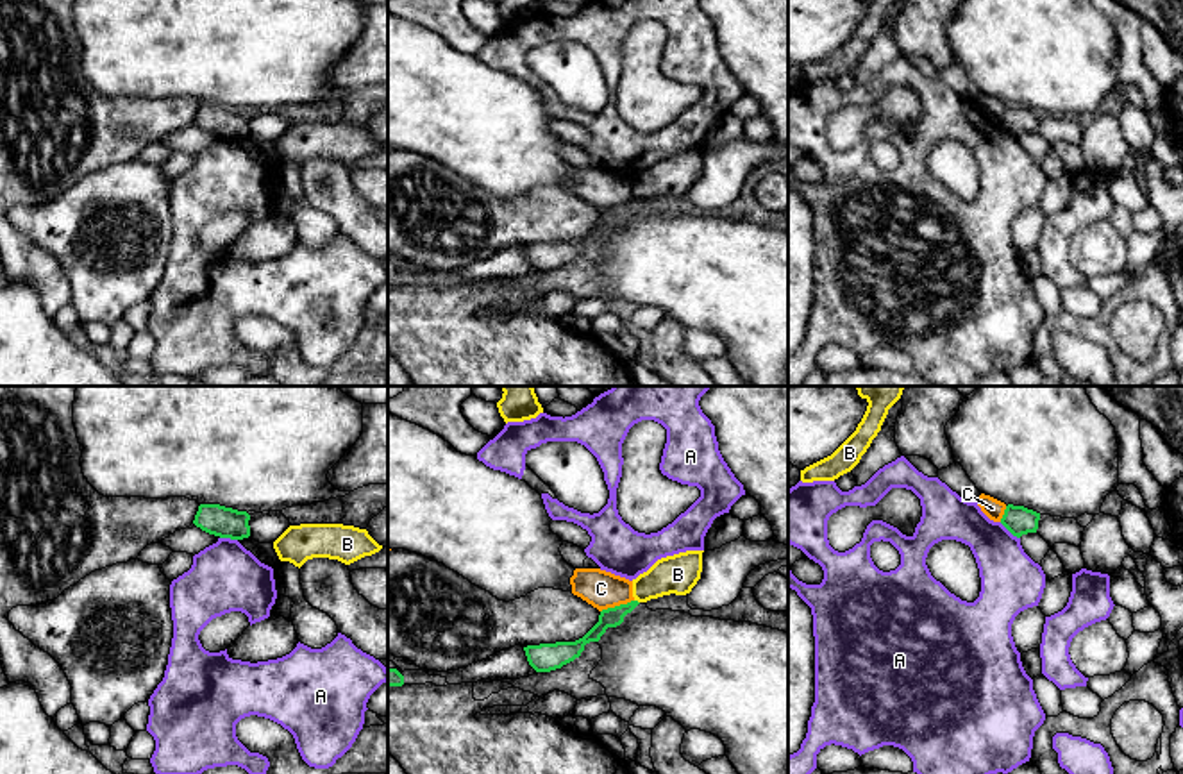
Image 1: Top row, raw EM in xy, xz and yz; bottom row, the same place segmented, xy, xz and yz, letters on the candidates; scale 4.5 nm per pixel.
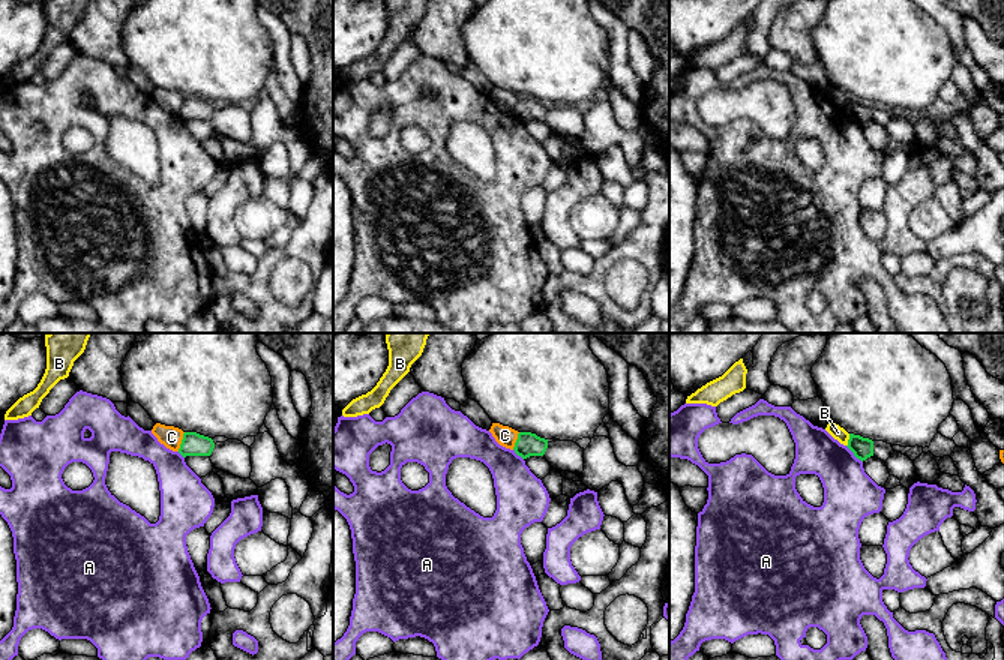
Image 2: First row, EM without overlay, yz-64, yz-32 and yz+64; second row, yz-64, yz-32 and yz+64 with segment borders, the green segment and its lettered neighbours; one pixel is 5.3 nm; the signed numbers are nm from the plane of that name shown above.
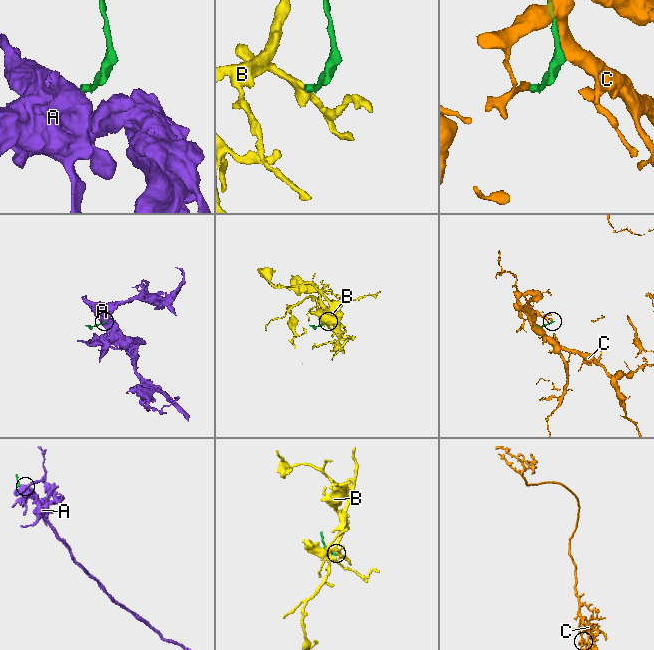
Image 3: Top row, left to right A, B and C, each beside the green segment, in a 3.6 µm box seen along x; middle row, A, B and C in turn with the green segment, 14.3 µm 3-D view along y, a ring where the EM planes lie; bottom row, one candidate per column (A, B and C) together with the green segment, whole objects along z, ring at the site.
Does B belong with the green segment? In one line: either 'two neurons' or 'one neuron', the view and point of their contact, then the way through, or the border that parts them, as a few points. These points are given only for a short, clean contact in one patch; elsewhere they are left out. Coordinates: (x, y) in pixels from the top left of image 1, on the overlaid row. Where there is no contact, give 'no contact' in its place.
two neurons; meets green in xz at (637, 601); border along xz (635, 599), (638, 603)

